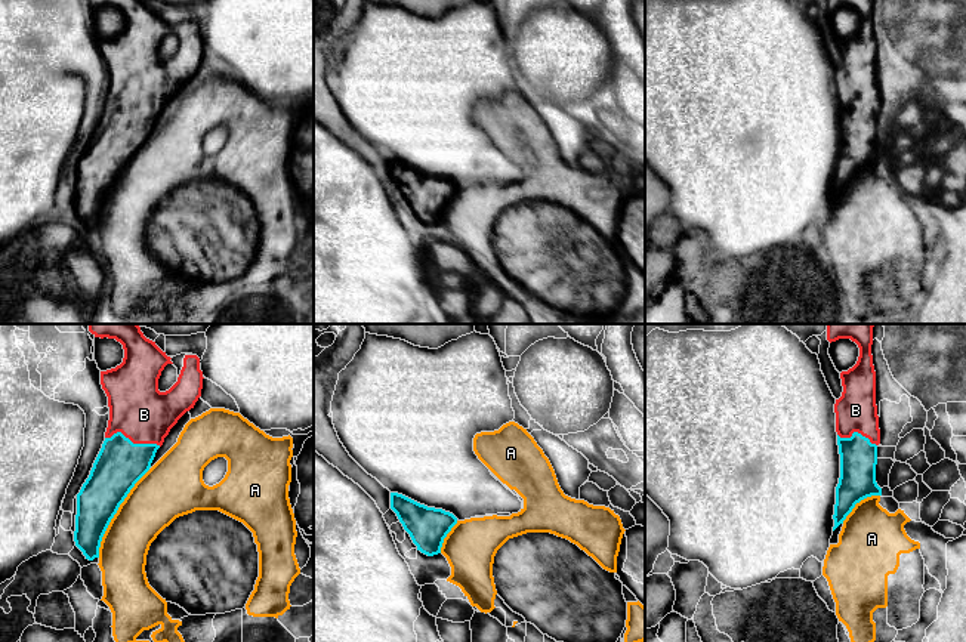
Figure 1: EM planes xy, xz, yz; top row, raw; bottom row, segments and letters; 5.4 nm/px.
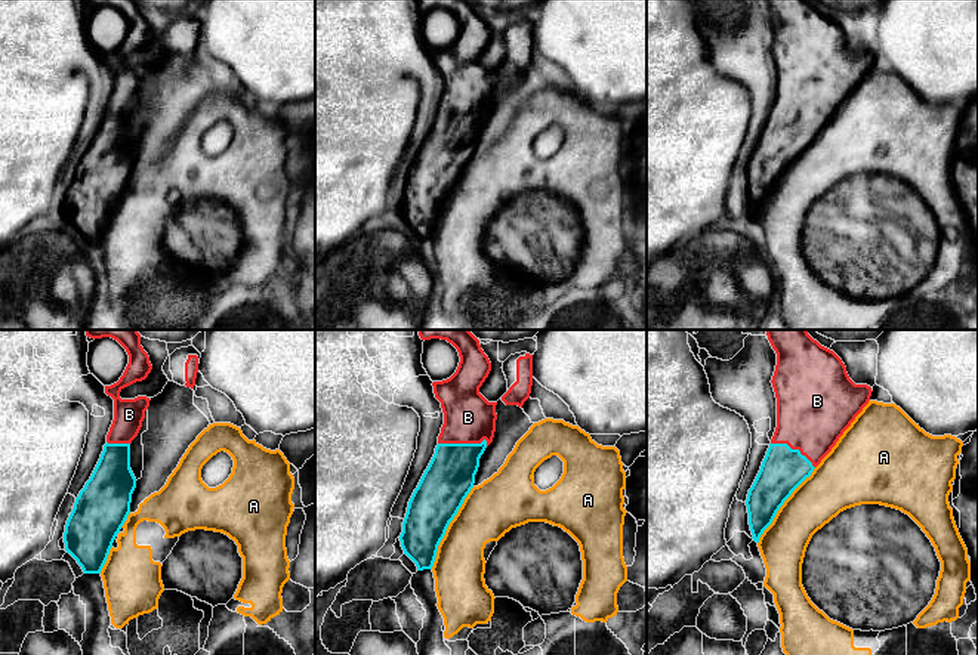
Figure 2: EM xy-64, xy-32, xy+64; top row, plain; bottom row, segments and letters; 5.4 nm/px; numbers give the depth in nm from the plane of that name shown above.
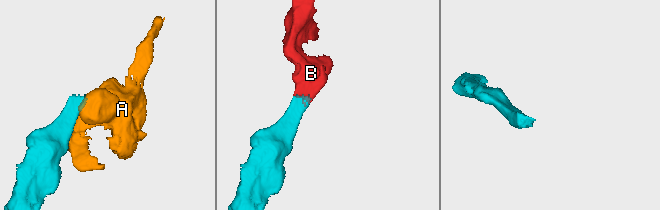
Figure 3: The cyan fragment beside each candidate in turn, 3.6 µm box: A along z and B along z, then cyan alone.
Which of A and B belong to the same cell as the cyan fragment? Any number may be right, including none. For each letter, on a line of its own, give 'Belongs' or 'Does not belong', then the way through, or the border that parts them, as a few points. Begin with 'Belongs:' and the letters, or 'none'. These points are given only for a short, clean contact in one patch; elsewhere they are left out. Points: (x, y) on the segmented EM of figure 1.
Belongs: B
A: Does not belong
B: Belongs. Path across: xy (120, 463), (132, 443), (138, 422), (144, 414)

